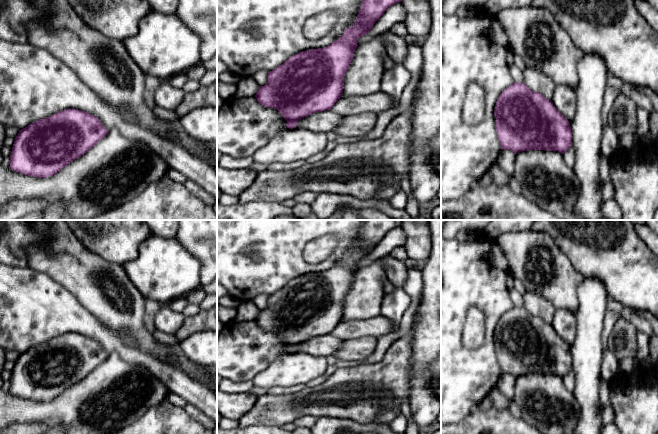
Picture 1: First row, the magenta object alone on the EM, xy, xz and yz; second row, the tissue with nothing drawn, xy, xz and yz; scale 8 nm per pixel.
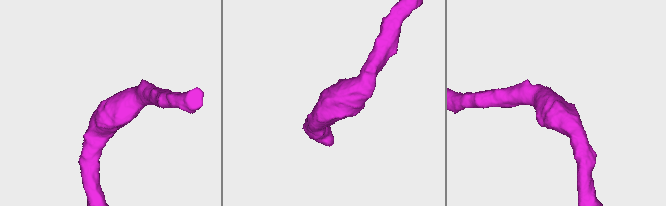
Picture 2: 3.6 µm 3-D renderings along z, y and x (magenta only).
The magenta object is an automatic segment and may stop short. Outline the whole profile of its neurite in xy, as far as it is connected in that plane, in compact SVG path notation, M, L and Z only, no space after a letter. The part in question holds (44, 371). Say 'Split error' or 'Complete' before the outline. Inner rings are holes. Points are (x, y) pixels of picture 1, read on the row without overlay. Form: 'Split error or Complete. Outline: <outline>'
Complete. Outline: M65 333L19 354L10 392L21 398L48 402L83 380L109 355L85 335Z

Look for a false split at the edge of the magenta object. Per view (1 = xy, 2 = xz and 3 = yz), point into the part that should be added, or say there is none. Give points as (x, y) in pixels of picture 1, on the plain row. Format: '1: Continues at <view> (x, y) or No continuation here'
1: No continuation here
2: No continuation here
3: No continuation here

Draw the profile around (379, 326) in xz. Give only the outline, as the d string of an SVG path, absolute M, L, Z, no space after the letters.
M378 315L373 319L341 321L331 332L331 335L345 340L365 336L381 337L392 332L393 325L385 317Z

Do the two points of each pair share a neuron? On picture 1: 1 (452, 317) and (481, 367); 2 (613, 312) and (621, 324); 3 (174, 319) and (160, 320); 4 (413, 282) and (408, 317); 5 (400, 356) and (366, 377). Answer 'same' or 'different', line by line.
1: same
2: different
3: same
4: same
5: same

